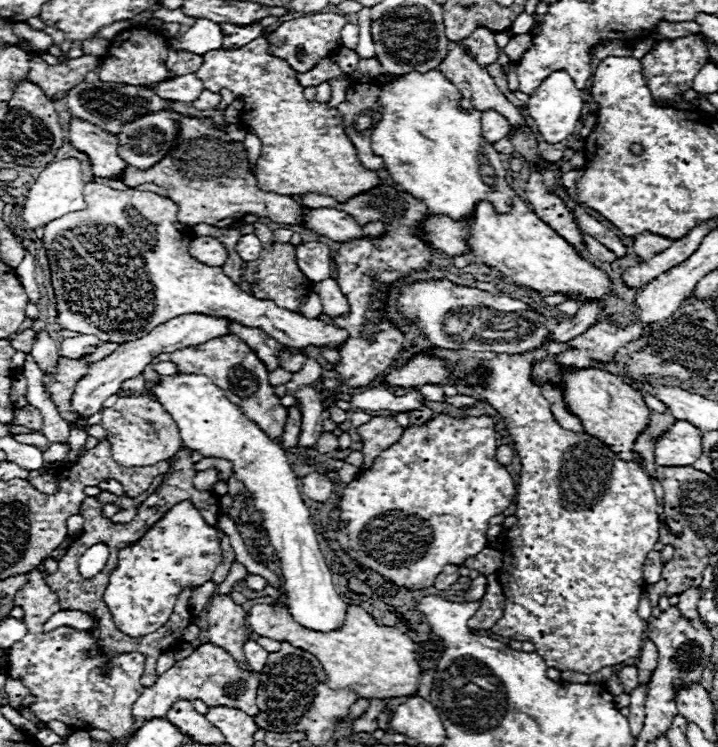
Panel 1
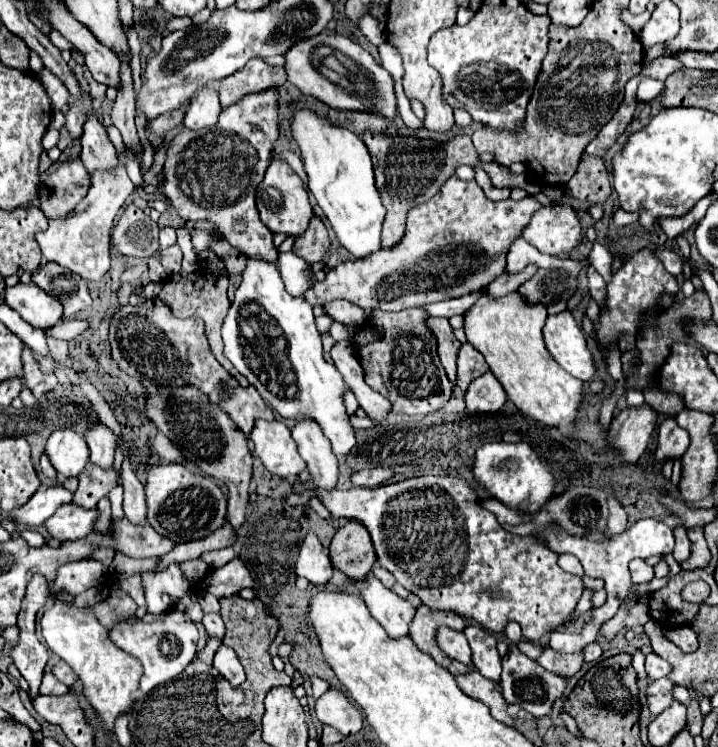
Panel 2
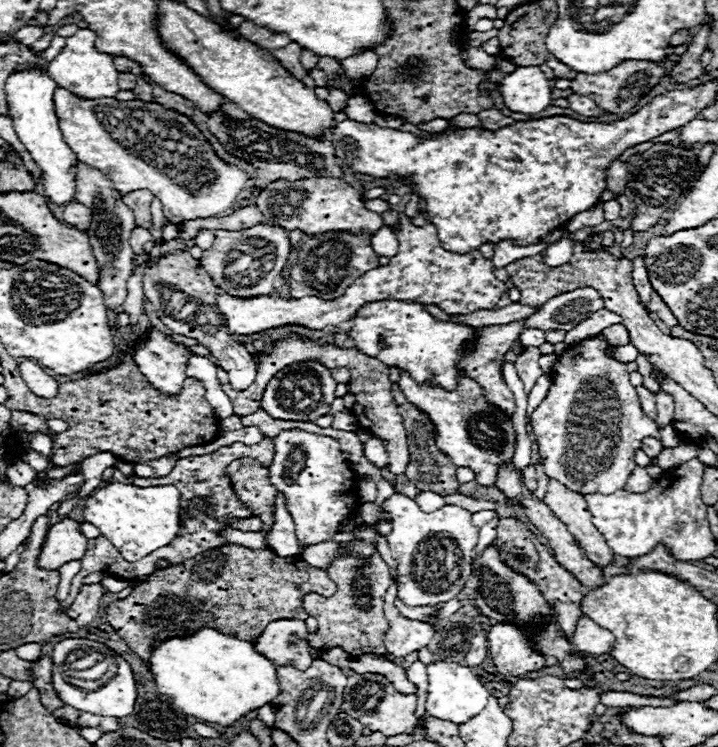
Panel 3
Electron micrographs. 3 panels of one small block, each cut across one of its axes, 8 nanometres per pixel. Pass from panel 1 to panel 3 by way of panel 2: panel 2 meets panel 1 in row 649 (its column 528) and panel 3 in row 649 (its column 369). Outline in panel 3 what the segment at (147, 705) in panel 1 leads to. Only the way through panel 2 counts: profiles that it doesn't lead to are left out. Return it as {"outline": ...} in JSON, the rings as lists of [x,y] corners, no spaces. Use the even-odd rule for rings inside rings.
{"outline":[[[282,618],[270,622],[262,636],[256,638],[254,646],[278,666],[296,666],[298,670],[306,670],[312,664],[310,644],[306,640],[306,624],[296,618]]]}

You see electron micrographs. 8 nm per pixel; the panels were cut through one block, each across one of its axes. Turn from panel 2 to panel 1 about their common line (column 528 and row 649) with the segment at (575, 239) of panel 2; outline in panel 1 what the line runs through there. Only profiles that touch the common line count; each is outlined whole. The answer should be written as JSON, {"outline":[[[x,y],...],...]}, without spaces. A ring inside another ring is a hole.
{"outline":[[[216,596],[208,604],[208,642],[224,648],[248,672],[252,668],[244,656],[244,644],[250,640],[250,634],[244,608],[234,604],[230,596]]]}

